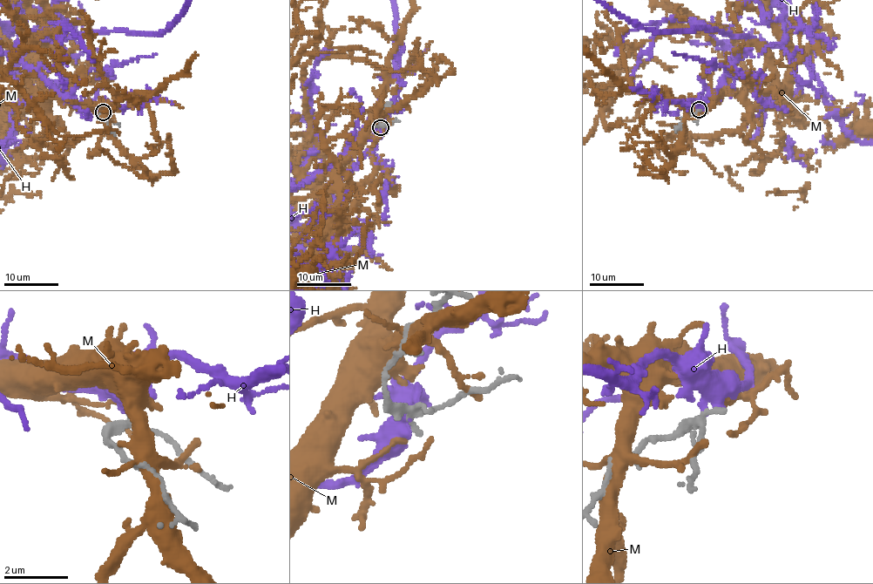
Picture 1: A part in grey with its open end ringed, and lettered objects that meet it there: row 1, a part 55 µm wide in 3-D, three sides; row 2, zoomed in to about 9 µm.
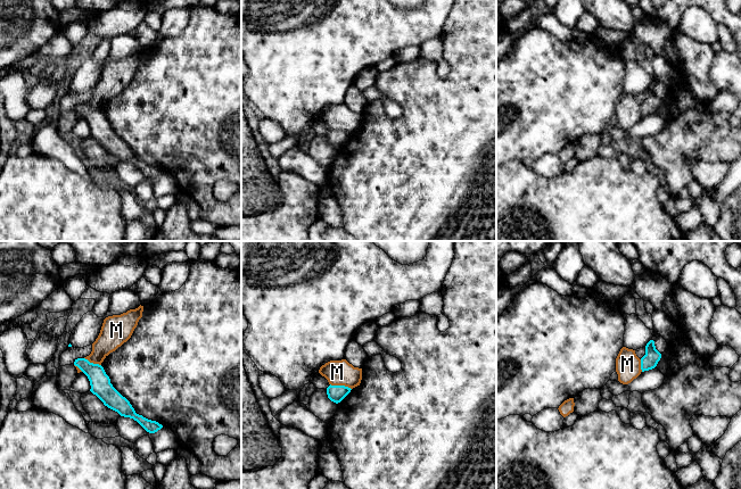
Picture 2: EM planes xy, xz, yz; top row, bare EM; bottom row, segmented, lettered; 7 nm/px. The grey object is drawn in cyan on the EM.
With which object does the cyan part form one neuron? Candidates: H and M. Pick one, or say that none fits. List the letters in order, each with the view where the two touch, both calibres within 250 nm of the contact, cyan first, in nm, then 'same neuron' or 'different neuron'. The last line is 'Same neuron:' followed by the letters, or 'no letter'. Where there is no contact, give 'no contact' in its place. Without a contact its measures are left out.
H: no contact | same neuron
M: xz | 120/180 nm | different neuron
Same neuron: H

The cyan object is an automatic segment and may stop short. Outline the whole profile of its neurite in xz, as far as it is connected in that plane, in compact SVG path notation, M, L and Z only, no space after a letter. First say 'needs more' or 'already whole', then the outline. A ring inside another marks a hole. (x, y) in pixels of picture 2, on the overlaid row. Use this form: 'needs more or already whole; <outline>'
already whole; M329 386L327 388L327 395L328 398L338 404L340 403L349 392L351 392L351 388L345 387L345 386Z

